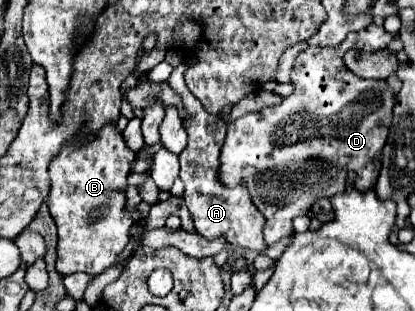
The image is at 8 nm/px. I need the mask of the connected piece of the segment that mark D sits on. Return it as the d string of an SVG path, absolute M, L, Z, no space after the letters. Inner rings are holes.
M371 23L361 31L349 33L339 47L307 47L297 55L295 67L291 71L291 95L287 95L279 105L269 105L261 111L247 113L227 125L227 137L219 155L219 181L225 187L237 187L239 183L243 183L249 189L255 207L267 219L265 239L269 245L275 245L283 237L291 235L293 219L299 215L307 215L317 199L331 199L333 195L343 193L349 173L355 173L353 185L357 191L369 191L377 183L377 175L381 169L381 151L387 141L397 95L385 81L361 79L353 75L345 67L343 55L349 49L385 49L393 37L395 35L387 33L385 27L377 27Z

